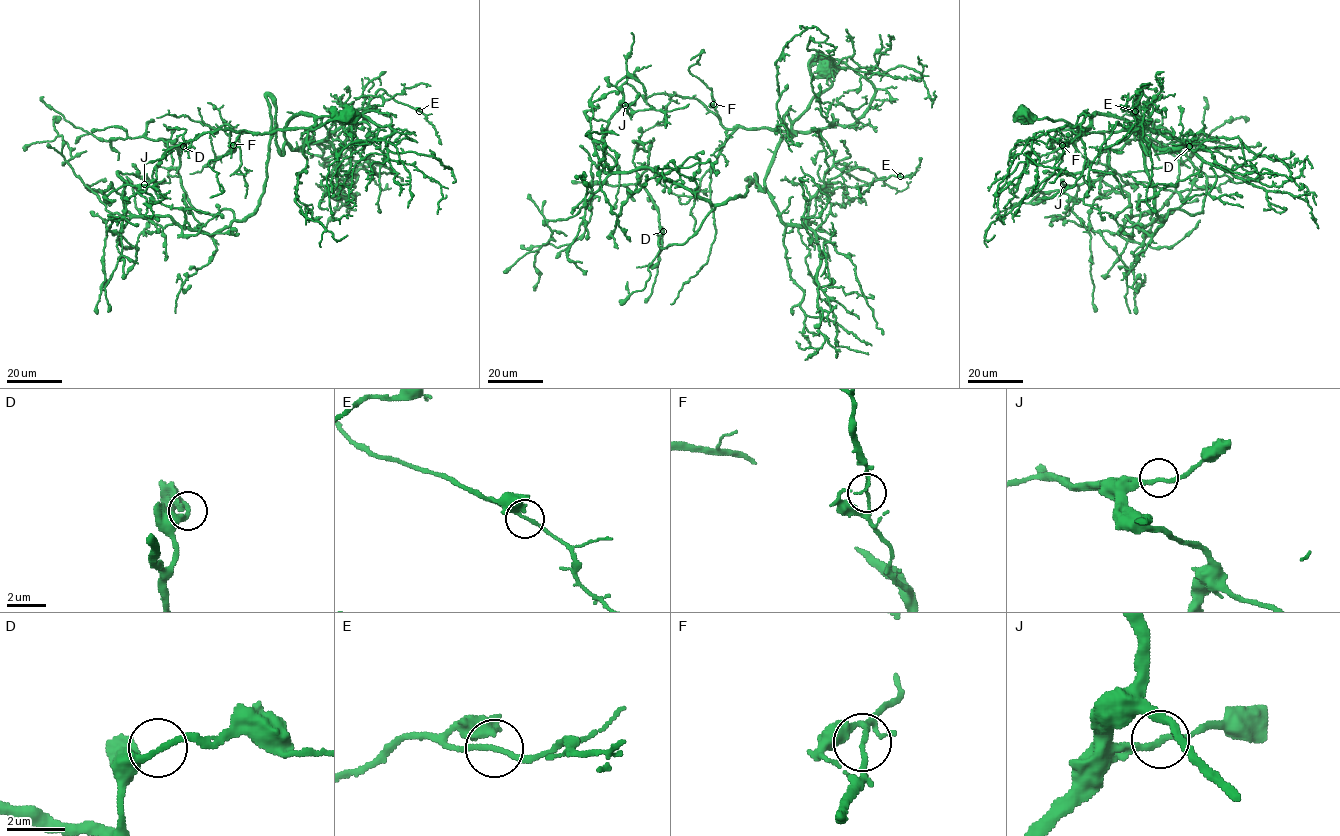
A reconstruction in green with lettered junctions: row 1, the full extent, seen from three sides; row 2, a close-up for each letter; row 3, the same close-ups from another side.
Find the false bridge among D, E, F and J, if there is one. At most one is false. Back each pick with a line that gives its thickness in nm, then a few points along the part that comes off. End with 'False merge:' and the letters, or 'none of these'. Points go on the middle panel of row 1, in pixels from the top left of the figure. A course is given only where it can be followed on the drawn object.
False merge: none of these

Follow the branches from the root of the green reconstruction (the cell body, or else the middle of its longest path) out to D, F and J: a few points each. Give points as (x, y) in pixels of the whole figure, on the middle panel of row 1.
D: (828, 65), (831, 85), (781, 140), (764, 190), (748, 179), (682, 244), (661, 248), (663, 231)
F: (828, 65), (827, 77), (831, 85), (811, 100), (788, 130), (727, 129), (714, 104)
J: (828, 65), (764, 190), (756, 175), (721, 204), (604, 171), (625, 105)

